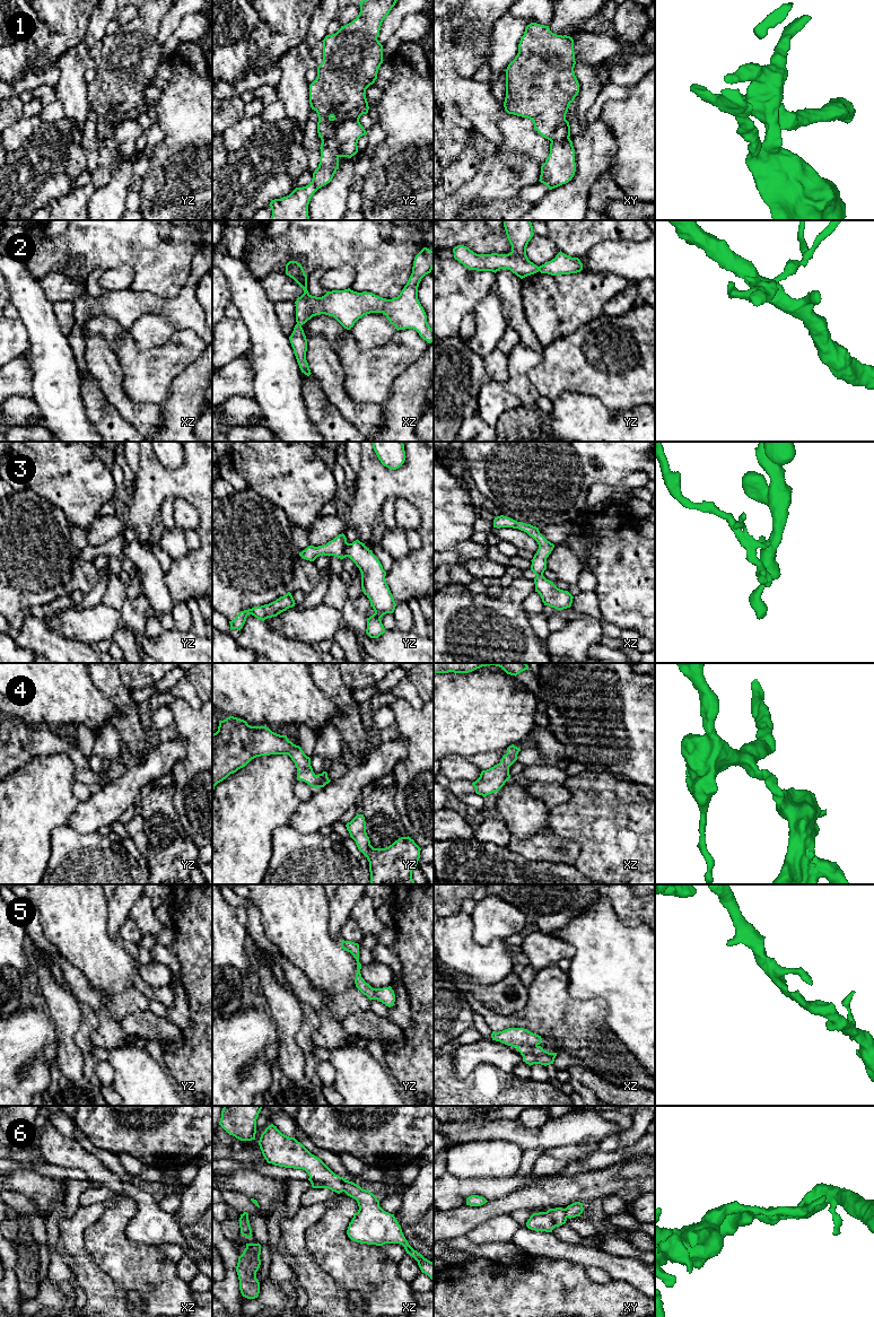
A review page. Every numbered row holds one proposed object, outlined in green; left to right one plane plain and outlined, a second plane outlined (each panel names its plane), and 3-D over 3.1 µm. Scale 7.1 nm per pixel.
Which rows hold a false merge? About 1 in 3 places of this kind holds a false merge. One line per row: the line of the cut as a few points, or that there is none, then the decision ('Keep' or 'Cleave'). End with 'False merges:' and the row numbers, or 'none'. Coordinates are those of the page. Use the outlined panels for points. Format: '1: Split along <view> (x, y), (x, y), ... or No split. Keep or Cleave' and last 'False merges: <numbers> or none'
1: Split along yz (358, 119), (341, 122), (337, 132), (322, 141). Cleave
2: No split. Keep
3: Split along yz (348, 543), (344, 550), (346, 556). Cleave
4: No split. Keep
5: No split. Keep
6: Split along xz (346, 1180), (342, 1191). Cleave
False merges: 1, 3, 6

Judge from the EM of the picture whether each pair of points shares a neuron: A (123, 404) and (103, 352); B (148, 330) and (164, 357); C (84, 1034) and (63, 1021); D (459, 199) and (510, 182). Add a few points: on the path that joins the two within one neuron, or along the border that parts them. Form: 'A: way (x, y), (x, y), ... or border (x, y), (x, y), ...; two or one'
A: way (114, 392), (104, 365); one
B: border (175, 330), (146, 349), (132, 338); two
C: border (78, 1003), (80, 1026), (75, 1043), (84, 1055); two
D: way (471, 192), (484, 188), (492, 182), (498, 182); one

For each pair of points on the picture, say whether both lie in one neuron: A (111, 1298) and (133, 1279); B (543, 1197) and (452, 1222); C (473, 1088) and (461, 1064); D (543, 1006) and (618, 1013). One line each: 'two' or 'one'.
A: two
B: one
C: two
D: two

